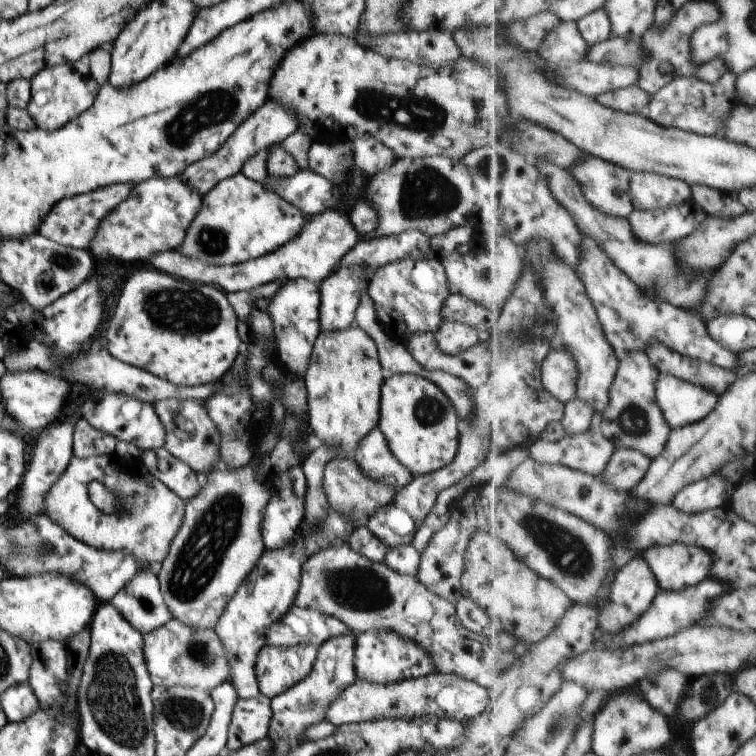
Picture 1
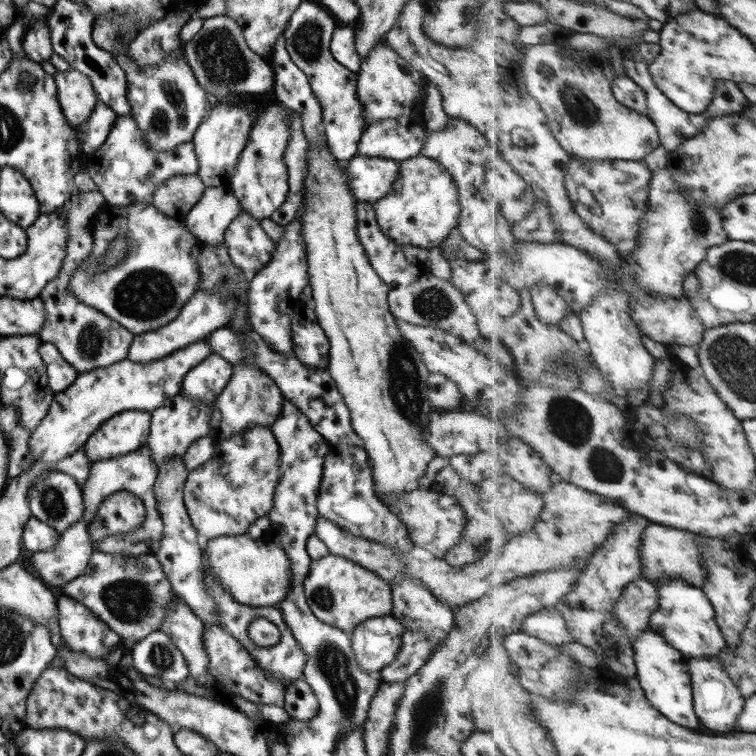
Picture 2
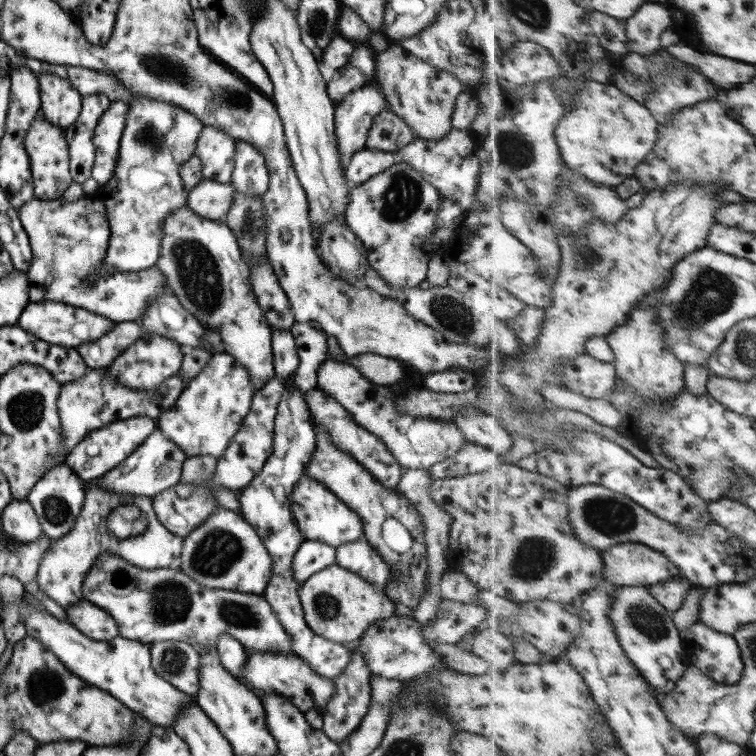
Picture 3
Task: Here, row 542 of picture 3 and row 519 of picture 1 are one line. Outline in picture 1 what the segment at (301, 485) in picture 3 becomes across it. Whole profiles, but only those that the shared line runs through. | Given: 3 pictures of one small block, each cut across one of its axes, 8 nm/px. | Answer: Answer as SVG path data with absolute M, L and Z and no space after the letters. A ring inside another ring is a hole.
M330 508L327 517L318 529L300 534L292 543L285 544L281 549L265 550L252 572L240 585L236 594L229 600L225 611L213 628L225 650L225 658L229 662L230 676L234 690L240 699L253 699L261 692L255 673L258 653L266 646L266 631L271 624L290 610L298 592L302 565L316 551L328 548L330 545L346 542L354 527L347 519Z

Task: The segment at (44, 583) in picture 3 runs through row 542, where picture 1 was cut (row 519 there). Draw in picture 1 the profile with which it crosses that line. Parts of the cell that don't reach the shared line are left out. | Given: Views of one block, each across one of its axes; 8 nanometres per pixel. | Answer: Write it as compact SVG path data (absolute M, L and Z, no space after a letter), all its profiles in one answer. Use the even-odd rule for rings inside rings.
M100 455L97 457L86 457L85 459L80 457L73 457L70 461L70 464L66 467L66 470L62 473L62 476L58 477L58 480L54 482L54 484L48 490L47 495L44 499L44 510L46 513L56 524L59 524L66 532L69 532L76 540L80 542L86 543L87 545L93 546L94 548L99 548L102 551L120 551L123 553L128 553L129 555L133 555L135 559L139 563L148 563L151 564L154 568L159 566L161 562L166 558L166 555L169 553L170 545L172 539L176 536L176 533L180 530L180 527L183 523L183 516L185 515L185 501L183 501L178 495L175 495L161 480L158 480L156 476L154 476L151 472L146 472L146 470L134 470L134 472L130 472L130 470L126 470L126 472L120 472L120 470L116 470L114 466L112 466L110 456ZM92 481L98 481L104 484L107 489L112 491L112 494L115 496L117 500L117 504L124 505L124 511L121 513L114 513L111 515L104 514L100 512L98 508L92 504L90 500L89 494L87 493L87 485L89 485Z

